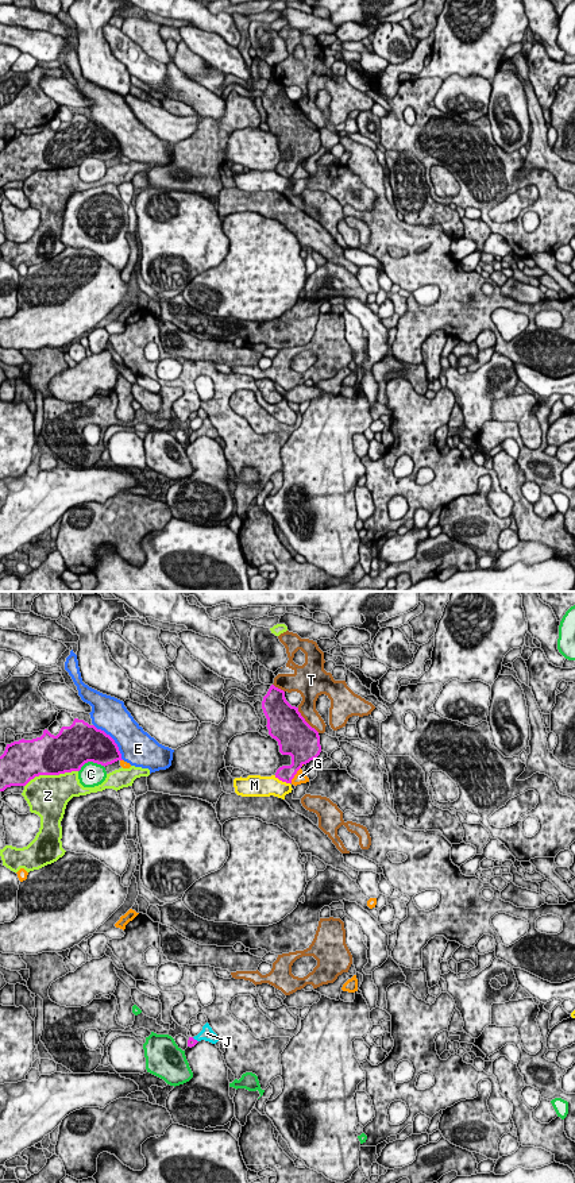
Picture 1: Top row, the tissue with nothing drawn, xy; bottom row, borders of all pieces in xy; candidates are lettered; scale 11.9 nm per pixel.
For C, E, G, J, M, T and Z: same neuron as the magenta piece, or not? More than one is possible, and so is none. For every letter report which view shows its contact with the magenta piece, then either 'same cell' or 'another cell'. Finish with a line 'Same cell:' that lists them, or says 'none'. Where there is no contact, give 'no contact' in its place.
C: meets magenta in xy; another cell
E: meets magenta in xy; another cell
G: meets magenta in xy; another cell
J: meets magenta in xy; same cell
M: meets magenta in xy; another cell
T: meets magenta in xy; another cell
Z: meets magenta in xy; another cell
Same cell: J

